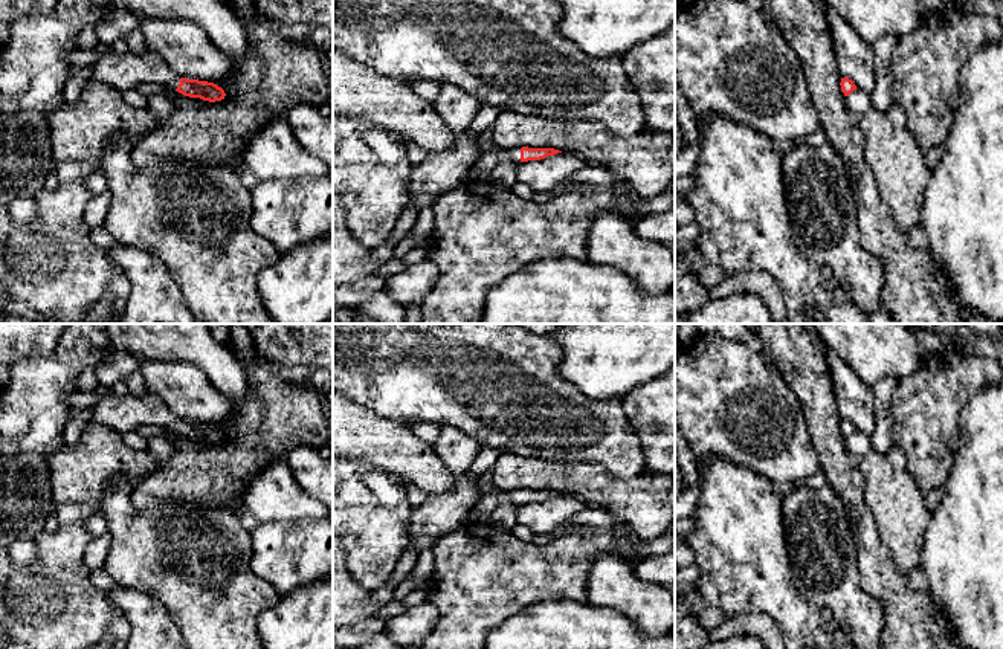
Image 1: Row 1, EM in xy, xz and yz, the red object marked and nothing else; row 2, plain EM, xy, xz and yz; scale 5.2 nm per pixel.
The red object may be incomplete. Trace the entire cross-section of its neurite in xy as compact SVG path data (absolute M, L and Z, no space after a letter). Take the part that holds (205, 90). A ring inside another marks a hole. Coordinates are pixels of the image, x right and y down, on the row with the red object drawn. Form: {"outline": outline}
{"outline": "M104 49L101 57L92 64L90 78L99 84L111 87L121 93L142 86L163 86L176 89L189 98L215 102L224 99L226 93L214 82L186 79L177 76L156 52L127 52L118 55Z"}

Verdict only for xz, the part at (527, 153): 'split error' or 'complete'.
split error

